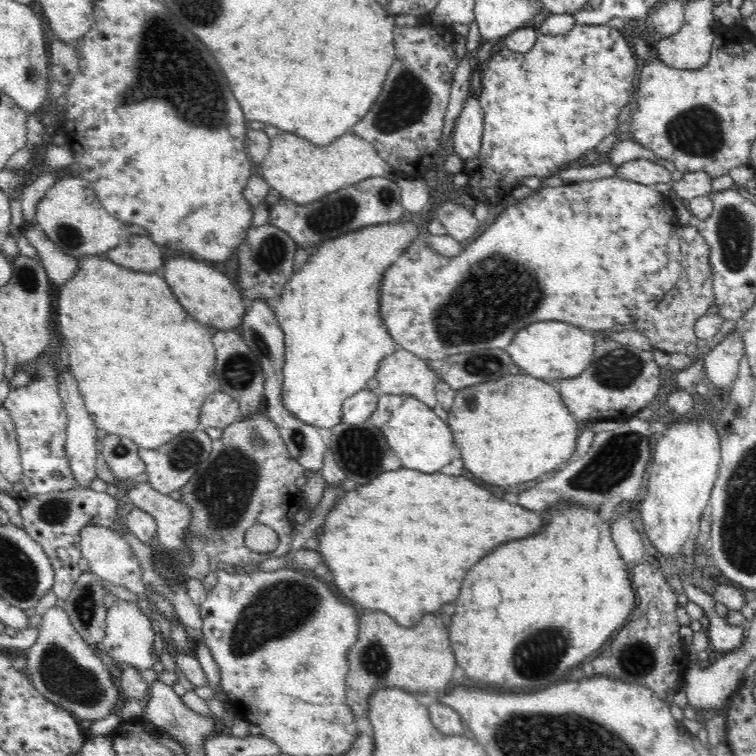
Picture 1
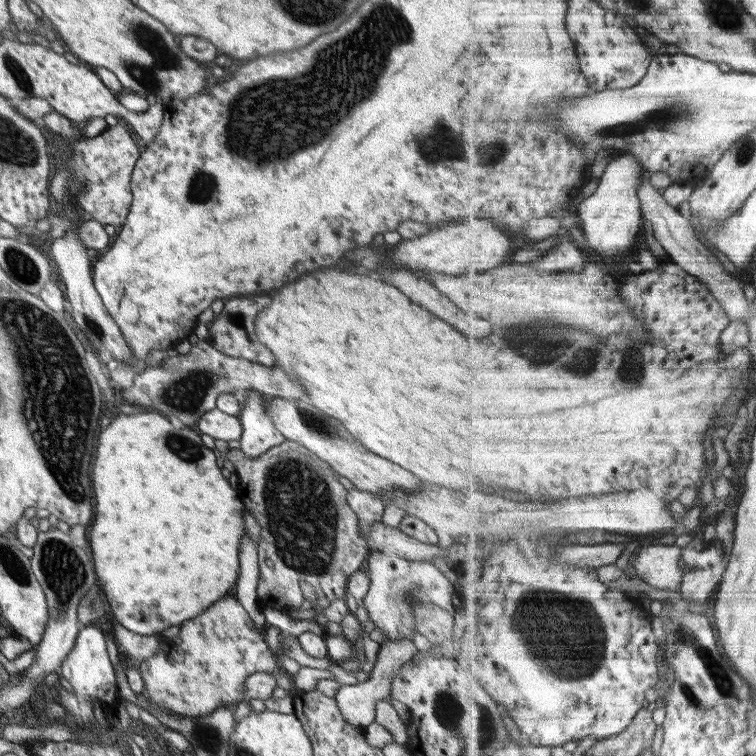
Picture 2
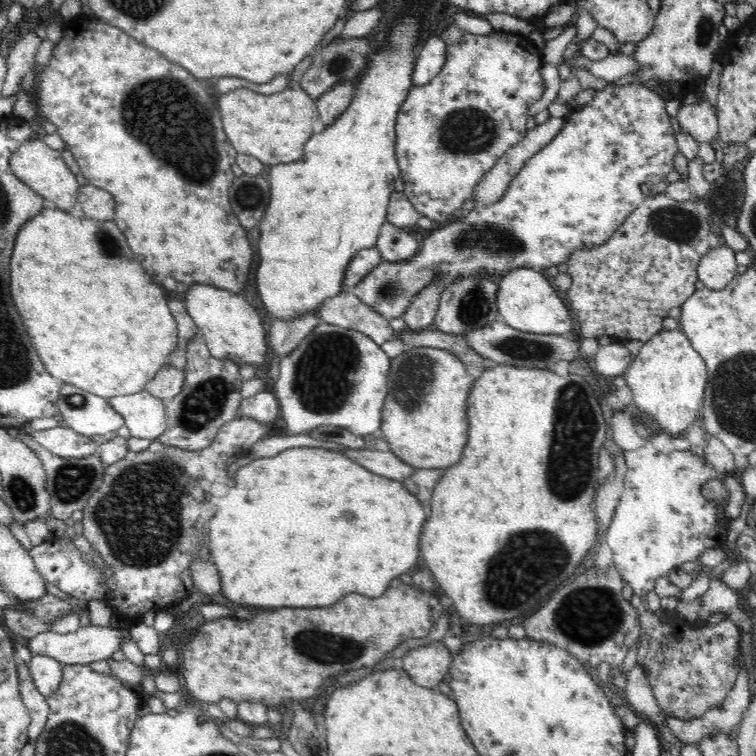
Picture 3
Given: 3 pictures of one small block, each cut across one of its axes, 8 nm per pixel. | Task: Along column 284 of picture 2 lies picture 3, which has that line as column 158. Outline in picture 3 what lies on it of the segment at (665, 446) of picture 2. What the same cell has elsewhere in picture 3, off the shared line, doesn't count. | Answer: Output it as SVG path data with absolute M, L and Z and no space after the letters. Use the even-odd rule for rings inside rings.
M42 208L40 214L30 218L28 222L24 222L22 228L18 230L10 262L12 262L12 296L14 296L14 302L18 306L20 316L24 320L27 335L46 370L54 378L60 379L63 384L72 385L108 400L116 396L124 397L145 391L145 387L158 374L158 370L169 366L169 357L176 350L178 343L178 330L174 315L170 312L164 290L144 272L142 264L130 252L124 234L118 230L114 221L100 222L87 218L78 211L66 212L58 208Z

